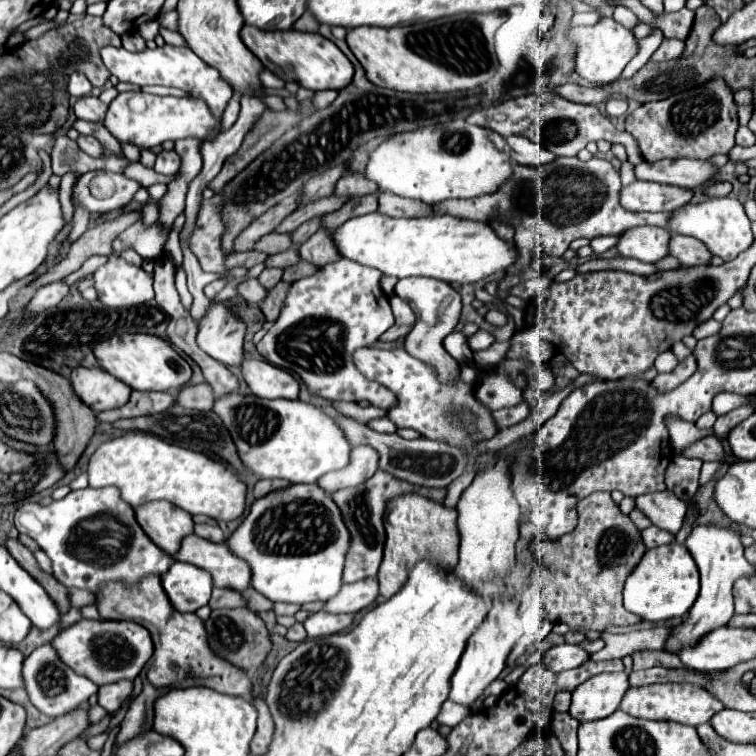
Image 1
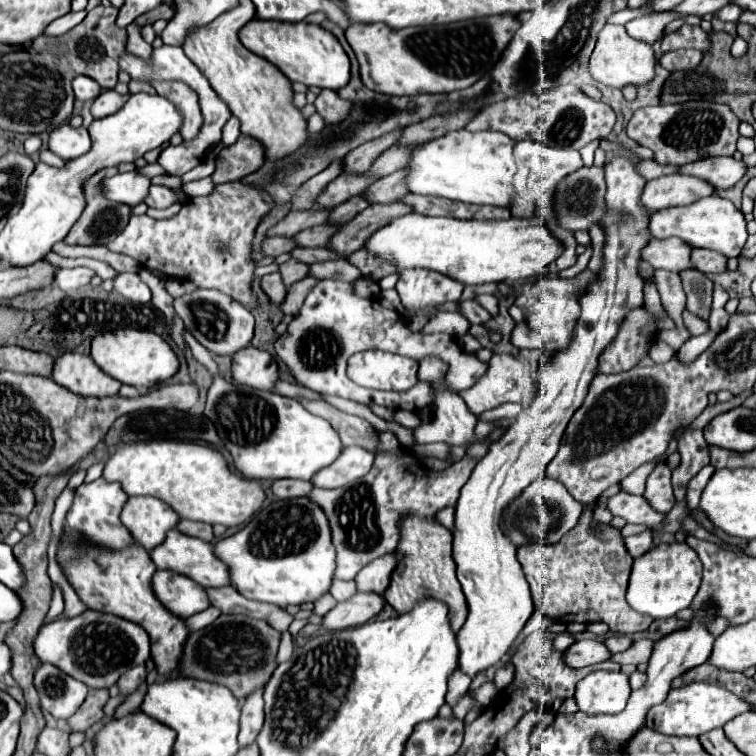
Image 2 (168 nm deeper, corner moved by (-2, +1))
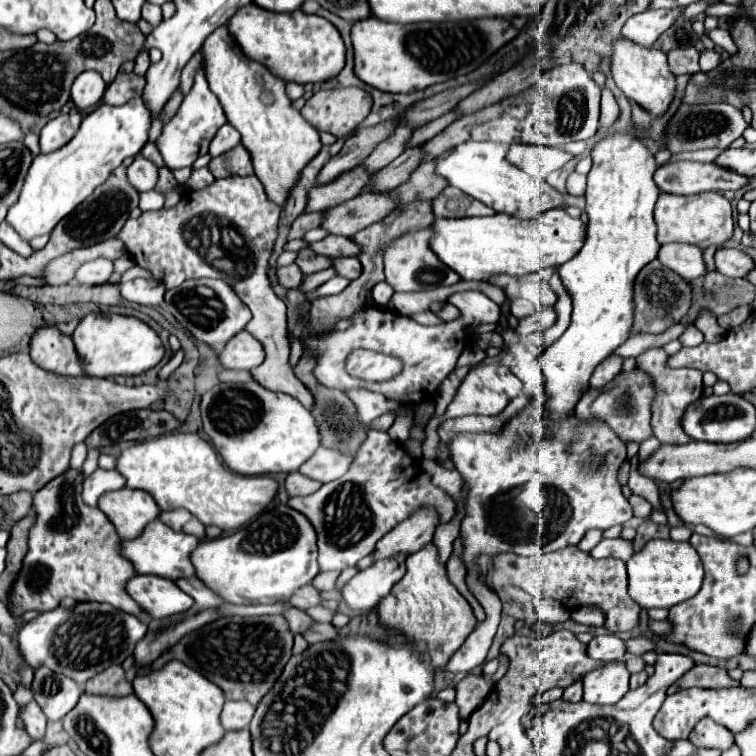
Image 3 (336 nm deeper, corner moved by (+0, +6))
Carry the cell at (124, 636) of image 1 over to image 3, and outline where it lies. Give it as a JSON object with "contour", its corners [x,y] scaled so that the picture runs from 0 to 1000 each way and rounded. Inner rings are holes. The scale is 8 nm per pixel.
{"contour":[[[110,795],[99,803],[75,803],[60,808],[28,827],[22,858],[38,882],[70,885],[73,890],[81,890],[110,909],[112,901],[144,880],[163,877],[176,864],[179,853],[192,843],[192,837],[194,824],[189,824],[184,816],[152,806],[144,798]]]}

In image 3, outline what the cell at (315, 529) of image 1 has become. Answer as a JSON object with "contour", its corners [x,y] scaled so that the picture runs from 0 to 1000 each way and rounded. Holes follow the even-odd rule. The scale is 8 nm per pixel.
{"contour":[[[369,668],[306,708],[266,716],[255,729],[255,747],[261,747],[261,766],[271,769],[300,798],[313,798],[316,791],[333,799],[382,795],[390,779],[411,771],[422,758],[419,708],[396,676]]]}

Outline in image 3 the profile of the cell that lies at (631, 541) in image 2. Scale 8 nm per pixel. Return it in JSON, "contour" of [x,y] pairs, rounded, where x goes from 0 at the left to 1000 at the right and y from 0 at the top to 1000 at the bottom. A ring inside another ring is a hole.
{"contour":[[[795,713],[790,724],[784,724],[779,729],[782,737],[787,739],[800,739],[800,737],[813,737],[813,739],[821,739],[821,742],[829,742],[835,734],[837,734],[837,721],[835,716],[827,716],[827,713]]]}

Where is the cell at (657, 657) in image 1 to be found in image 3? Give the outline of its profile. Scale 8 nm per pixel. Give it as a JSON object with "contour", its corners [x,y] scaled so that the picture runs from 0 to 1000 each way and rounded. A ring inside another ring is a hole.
{"contour":[[[919,880],[917,885],[911,885],[893,906],[885,909],[885,919],[901,911],[911,911],[911,909],[927,909],[927,911],[951,911],[951,909],[972,909],[978,906],[978,901],[964,898],[962,888],[954,882],[943,882],[943,880]]]}

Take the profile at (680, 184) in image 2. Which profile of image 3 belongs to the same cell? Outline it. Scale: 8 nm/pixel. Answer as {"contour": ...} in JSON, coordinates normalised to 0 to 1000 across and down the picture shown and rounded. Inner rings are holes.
{"contour":[[[893,213],[866,226],[866,242],[880,255],[919,258],[927,253],[975,253],[991,242],[991,234],[948,216]]]}

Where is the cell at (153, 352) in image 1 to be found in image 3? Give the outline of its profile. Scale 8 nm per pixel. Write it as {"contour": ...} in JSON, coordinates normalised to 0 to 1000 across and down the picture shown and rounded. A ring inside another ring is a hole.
{"contour":[[[112,417],[94,443],[99,462],[104,467],[110,491],[126,499],[152,499],[152,496],[184,496],[205,485],[218,462],[208,440],[181,419],[168,417]]]}

